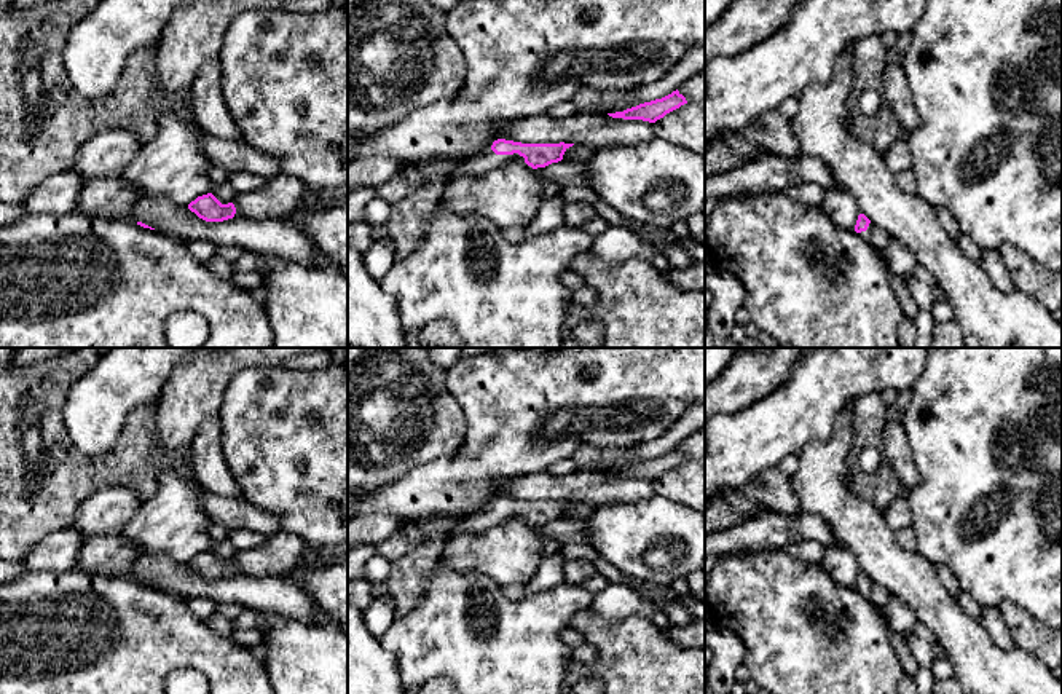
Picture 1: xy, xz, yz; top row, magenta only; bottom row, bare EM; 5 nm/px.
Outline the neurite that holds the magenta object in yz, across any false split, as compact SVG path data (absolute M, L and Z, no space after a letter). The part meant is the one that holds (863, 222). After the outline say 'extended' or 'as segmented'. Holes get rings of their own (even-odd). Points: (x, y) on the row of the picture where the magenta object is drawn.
M864 214L858 215L855 231L879 252L882 252L891 239L888 233L874 225Z; extended

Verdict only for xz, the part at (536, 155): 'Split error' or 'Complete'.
Split error

